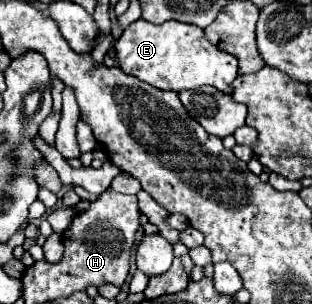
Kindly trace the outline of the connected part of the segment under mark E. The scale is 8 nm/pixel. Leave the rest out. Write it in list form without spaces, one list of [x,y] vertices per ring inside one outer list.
[[[142,18],[132,22],[116,42],[116,62],[122,72],[136,76],[154,88],[174,92],[208,84],[230,94],[230,84],[238,76],[238,60],[232,54],[208,42],[204,30],[182,22],[150,24]]]

